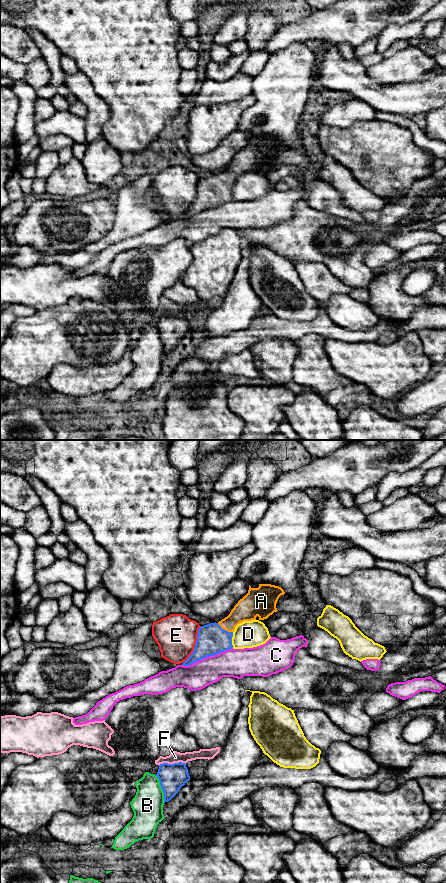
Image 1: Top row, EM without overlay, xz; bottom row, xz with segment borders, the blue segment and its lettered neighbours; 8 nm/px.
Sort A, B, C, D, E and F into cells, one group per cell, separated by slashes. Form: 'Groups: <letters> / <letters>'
Groups: A / B / C / D / E / F

